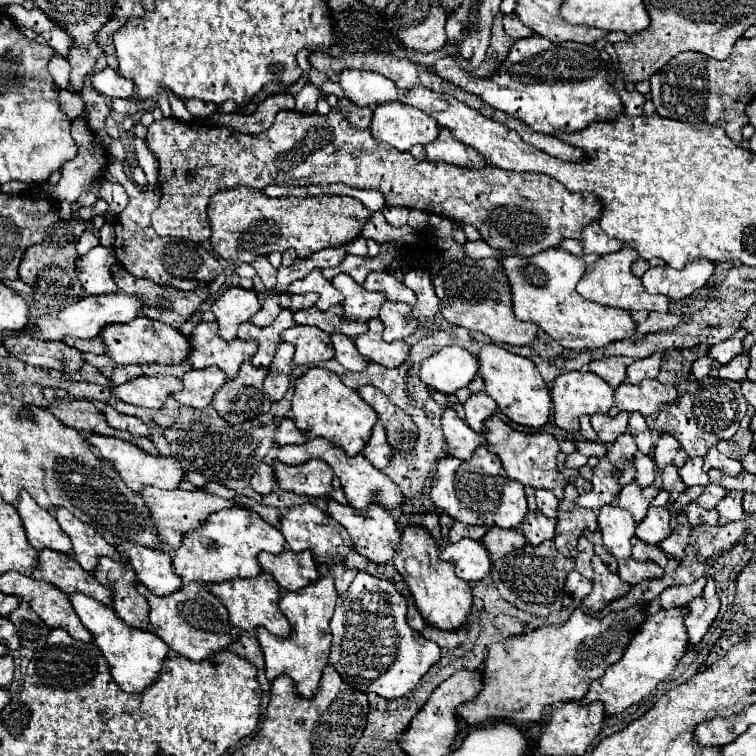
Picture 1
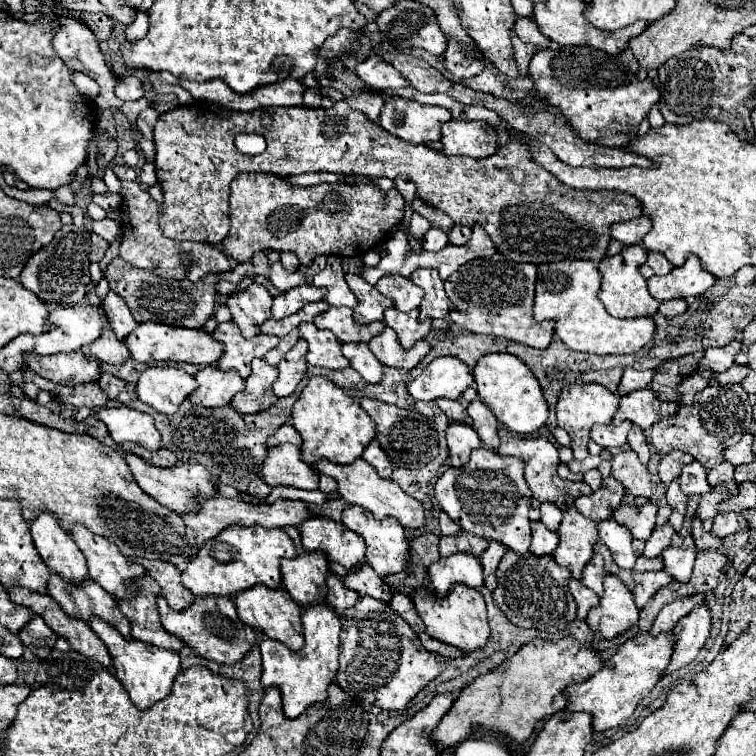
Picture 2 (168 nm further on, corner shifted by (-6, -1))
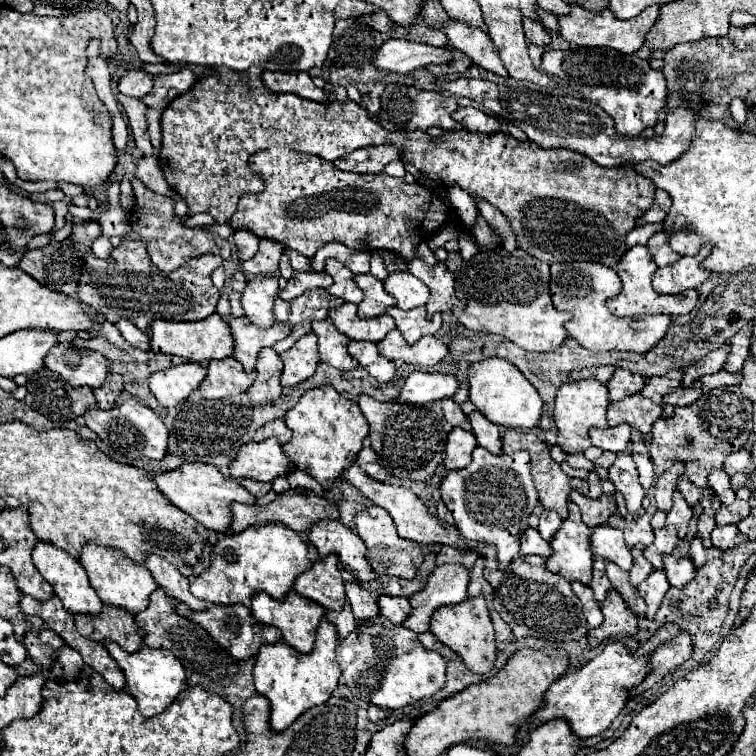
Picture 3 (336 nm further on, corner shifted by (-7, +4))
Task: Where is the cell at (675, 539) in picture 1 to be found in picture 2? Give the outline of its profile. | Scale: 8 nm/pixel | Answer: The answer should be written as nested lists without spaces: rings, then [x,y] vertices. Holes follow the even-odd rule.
[[[690,535],[684,537],[684,545],[682,547],[668,547],[662,553],[664,571],[668,575],[672,575],[680,583],[690,579],[692,567],[694,567],[694,559],[696,559],[696,545],[694,545],[694,539]]]

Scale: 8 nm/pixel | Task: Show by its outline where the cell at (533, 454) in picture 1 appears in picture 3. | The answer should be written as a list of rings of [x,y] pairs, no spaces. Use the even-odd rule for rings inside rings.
[[[507,430],[505,436],[503,436],[503,452],[511,454],[511,452],[517,452],[517,450],[527,450],[531,454],[531,476],[533,476],[533,482],[535,482],[535,488],[539,492],[539,500],[543,502],[543,506],[549,508],[549,510],[555,510],[561,518],[567,518],[567,498],[569,498],[569,492],[577,490],[577,492],[586,495],[589,492],[587,481],[565,476],[565,472],[561,470],[559,462],[551,460],[549,446],[545,442],[541,442],[535,434]]]

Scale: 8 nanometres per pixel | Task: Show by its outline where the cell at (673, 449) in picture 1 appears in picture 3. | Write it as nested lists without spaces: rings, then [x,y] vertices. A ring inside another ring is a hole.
[[[675,462],[657,480],[657,484],[655,484],[655,500],[657,500],[659,510],[663,510],[663,512],[671,510],[671,496],[673,496],[673,490],[675,490],[675,482],[683,472],[685,472],[685,462]]]

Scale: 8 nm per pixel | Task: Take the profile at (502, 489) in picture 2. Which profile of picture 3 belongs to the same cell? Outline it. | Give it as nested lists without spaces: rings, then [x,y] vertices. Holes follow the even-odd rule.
[[[485,448],[473,450],[473,462],[461,470],[451,470],[443,476],[441,498],[455,518],[459,532],[477,542],[497,546],[499,568],[505,568],[519,556],[521,534],[527,530],[527,518],[537,506],[537,490],[529,474],[529,454],[525,450],[513,454],[491,454]]]

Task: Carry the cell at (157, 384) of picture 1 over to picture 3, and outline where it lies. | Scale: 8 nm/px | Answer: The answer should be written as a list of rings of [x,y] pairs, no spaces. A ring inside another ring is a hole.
[[[195,362],[169,366],[149,376],[149,390],[153,392],[161,406],[171,408],[181,404],[199,386],[205,374],[207,374],[205,366]]]

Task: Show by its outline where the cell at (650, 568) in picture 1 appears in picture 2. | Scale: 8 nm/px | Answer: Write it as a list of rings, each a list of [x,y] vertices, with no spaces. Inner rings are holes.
[[[666,571],[660,573],[632,573],[636,587],[634,587],[634,601],[638,605],[638,609],[642,609],[646,605],[646,601],[662,587],[666,587],[672,579],[668,577]]]

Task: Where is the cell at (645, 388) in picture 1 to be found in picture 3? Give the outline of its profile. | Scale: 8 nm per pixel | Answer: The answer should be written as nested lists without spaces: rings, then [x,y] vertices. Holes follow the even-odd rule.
[[[635,394],[635,396],[629,396],[625,400],[609,404],[607,424],[617,426],[617,424],[627,422],[629,426],[637,428],[645,436],[651,432],[651,426],[661,416],[663,416],[663,406],[657,406],[651,400],[647,400],[645,396]]]

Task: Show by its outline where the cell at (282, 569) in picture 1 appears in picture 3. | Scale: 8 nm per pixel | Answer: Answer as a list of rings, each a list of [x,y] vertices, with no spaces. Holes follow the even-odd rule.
[[[327,556],[325,560],[317,560],[313,562],[313,566],[309,570],[305,570],[301,576],[297,576],[293,590],[309,600],[315,600],[319,606],[329,608],[329,610],[339,610],[345,604],[345,588],[343,588],[343,580],[337,568],[337,556]]]

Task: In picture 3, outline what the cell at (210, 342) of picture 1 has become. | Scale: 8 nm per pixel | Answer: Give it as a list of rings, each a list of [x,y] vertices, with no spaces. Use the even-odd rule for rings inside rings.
[[[231,318],[229,328],[231,328],[233,340],[235,340],[233,358],[239,360],[247,372],[253,370],[261,348],[273,346],[277,340],[283,340],[291,332],[289,324],[275,324],[271,328],[261,330],[261,328],[255,328],[253,324],[249,324],[247,318]]]

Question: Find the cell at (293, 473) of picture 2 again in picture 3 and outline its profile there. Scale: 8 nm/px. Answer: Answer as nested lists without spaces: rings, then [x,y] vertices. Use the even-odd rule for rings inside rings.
[[[267,438],[263,442],[245,444],[229,470],[233,478],[273,482],[277,476],[287,476],[291,470],[297,470],[297,466],[283,452],[283,444],[277,438]]]

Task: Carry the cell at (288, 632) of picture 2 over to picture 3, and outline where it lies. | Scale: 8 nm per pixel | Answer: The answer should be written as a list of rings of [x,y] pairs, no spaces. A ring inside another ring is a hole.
[[[293,590],[287,592],[287,596],[283,600],[275,600],[275,598],[267,596],[265,592],[257,592],[255,596],[251,596],[251,606],[249,608],[251,608],[251,616],[255,620],[279,628],[281,634],[283,634],[283,642],[287,642],[289,646],[293,646],[301,654],[311,652],[313,640],[315,640],[315,630],[317,630],[319,622],[325,616],[325,610],[319,604],[315,604],[313,600],[307,600],[307,598],[299,596]]]

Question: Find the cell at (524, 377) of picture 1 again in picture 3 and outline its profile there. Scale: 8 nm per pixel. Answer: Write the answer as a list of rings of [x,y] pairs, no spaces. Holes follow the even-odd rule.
[[[485,358],[469,366],[469,400],[487,420],[505,428],[531,430],[543,414],[543,400],[539,392],[515,364],[503,358]]]

